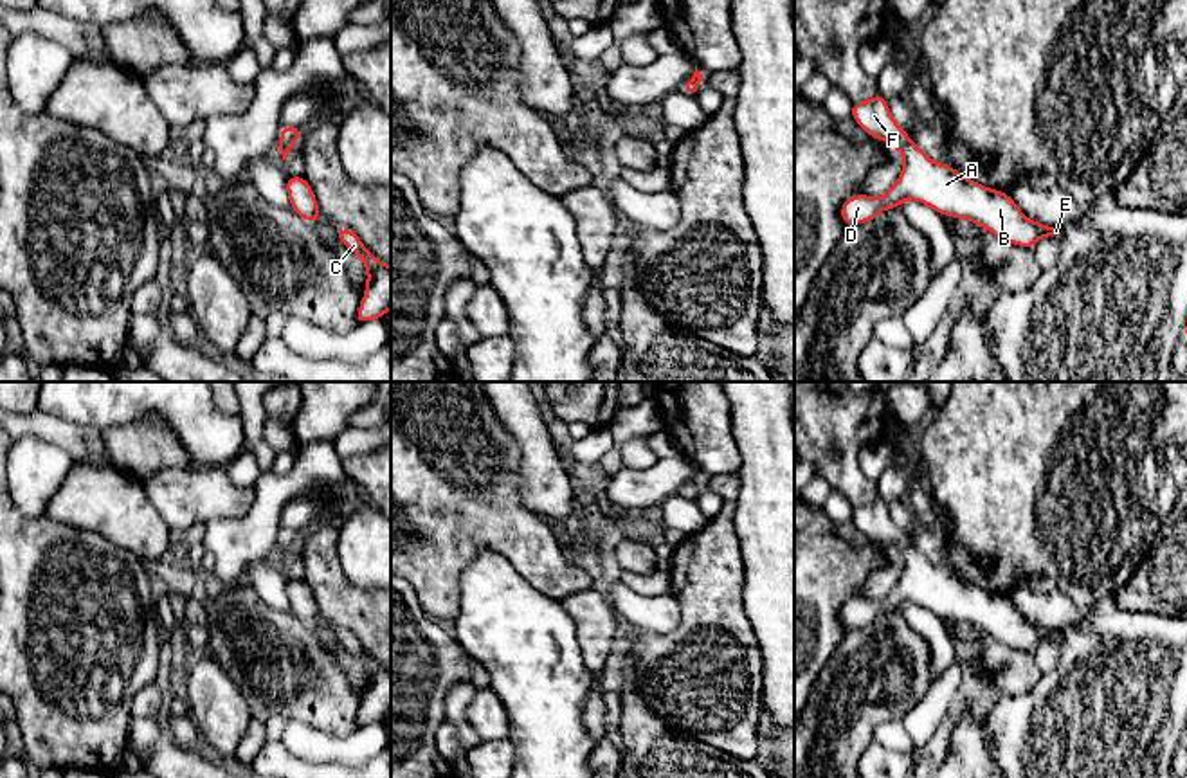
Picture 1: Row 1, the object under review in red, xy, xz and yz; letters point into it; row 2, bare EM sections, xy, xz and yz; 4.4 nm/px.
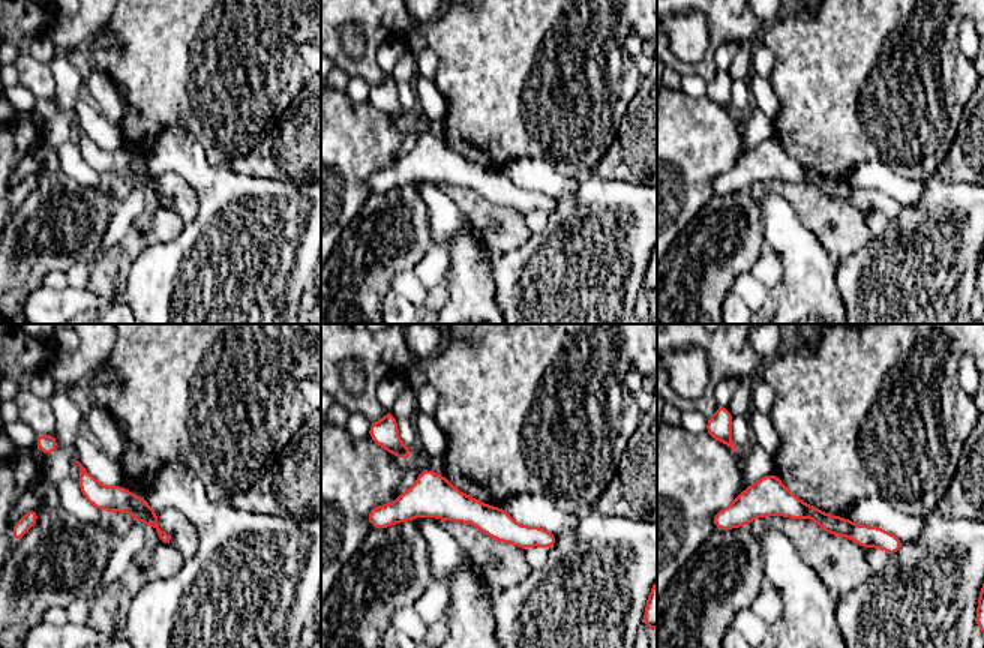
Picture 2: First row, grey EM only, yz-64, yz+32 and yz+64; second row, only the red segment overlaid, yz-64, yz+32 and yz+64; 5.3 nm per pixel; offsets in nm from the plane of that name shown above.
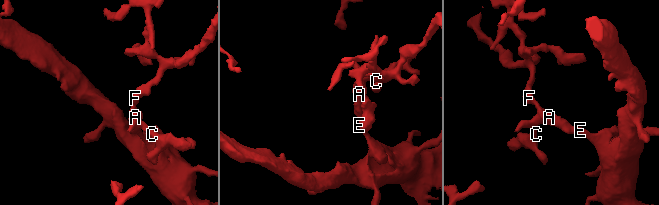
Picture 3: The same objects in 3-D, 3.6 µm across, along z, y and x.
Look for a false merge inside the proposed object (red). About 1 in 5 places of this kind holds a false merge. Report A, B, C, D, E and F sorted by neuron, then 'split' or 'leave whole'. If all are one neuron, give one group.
A B C D E F | leave whole

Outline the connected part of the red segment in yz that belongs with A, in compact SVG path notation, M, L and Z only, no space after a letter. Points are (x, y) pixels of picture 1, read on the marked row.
M879 92L870 101L854 103L848 115L875 140L893 142L906 164L883 198L868 194L847 198L841 205L845 225L872 222L883 209L899 209L902 200L911 198L928 204L940 216L976 222L994 236L1019 247L1032 249L1041 236L1061 240L1063 227L1027 220L1007 193L980 185L949 164L933 162L892 119L888 101Z

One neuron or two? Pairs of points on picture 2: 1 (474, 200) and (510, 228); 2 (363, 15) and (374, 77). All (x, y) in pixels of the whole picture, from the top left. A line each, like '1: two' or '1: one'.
1: one
2: one

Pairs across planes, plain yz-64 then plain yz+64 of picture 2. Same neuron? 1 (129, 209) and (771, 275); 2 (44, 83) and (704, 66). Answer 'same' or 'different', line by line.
1: same
2: same

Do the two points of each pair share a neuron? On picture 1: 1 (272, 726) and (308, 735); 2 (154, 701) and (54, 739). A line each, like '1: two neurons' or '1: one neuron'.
1: two neurons
2: two neurons

